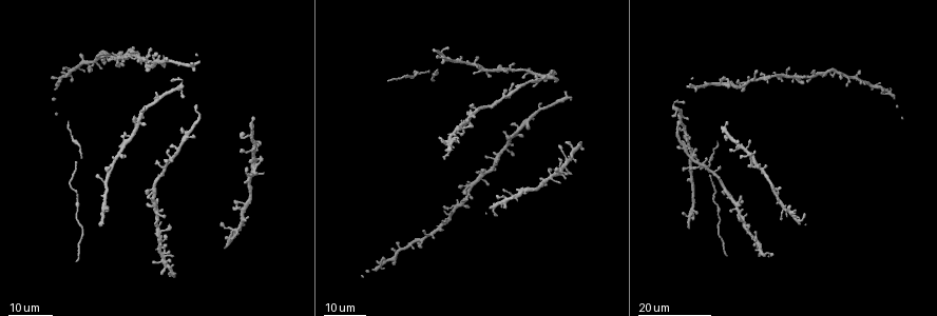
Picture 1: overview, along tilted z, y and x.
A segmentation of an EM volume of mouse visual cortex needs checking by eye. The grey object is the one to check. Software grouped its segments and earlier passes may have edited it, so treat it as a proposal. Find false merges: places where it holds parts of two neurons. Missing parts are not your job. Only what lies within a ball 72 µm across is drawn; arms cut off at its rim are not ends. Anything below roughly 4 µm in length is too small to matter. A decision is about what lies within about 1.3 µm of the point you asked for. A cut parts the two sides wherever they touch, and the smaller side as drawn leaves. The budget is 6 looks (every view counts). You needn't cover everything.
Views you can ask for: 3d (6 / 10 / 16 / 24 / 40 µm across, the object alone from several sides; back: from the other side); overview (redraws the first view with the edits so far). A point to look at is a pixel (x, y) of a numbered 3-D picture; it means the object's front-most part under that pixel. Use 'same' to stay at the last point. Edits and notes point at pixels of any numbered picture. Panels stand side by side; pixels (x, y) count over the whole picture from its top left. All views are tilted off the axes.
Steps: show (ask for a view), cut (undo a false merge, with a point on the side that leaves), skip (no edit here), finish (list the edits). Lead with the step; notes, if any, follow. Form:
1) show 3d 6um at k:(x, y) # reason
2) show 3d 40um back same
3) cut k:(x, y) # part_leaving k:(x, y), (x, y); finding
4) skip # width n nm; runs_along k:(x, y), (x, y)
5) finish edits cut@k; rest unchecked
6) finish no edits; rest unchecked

show 3d 16um at 1:(163, 258) # four or more arms meet

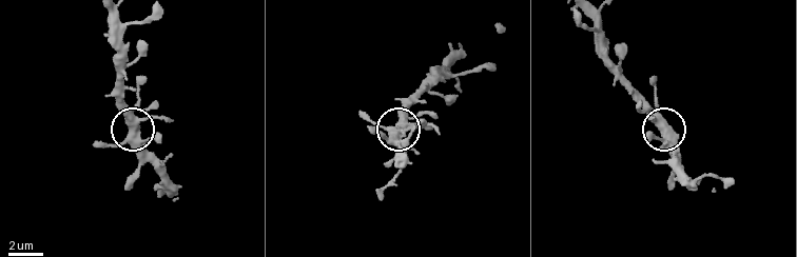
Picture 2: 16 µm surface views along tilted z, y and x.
show 3d 6um at 2:(409, 123) # zoom in

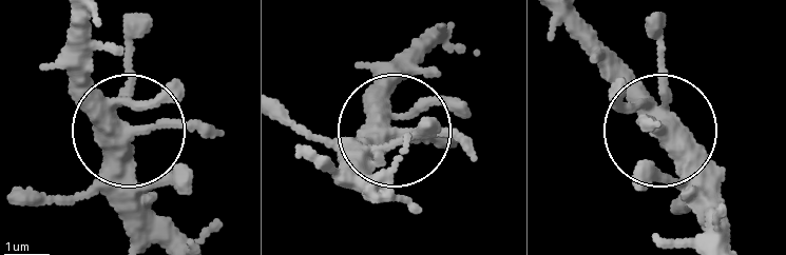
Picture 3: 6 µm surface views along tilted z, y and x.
skip # side_arm 25 um; arms 5; one neuron here

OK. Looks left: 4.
show 3d 16um at 1:(104, 181) # side arm on a straight run

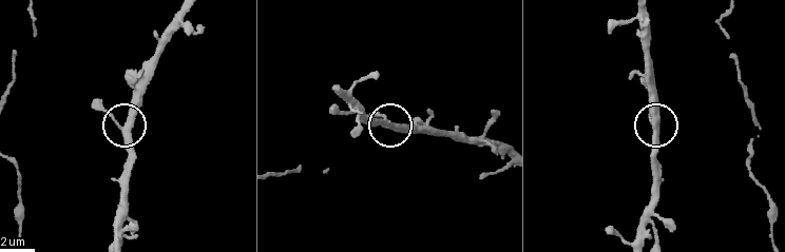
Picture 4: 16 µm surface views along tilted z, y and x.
show 3d 6um at 4:(653, 128) # closer look

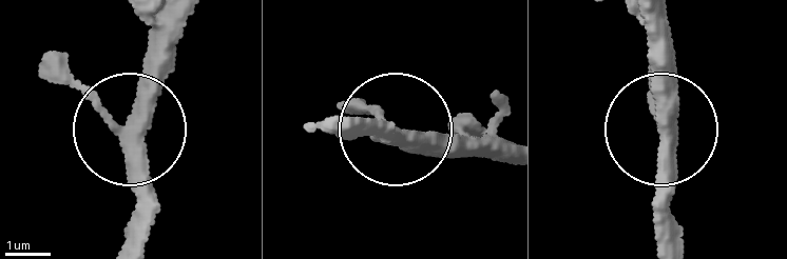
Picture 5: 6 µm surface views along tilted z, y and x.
skip # arms 3; runs_along 5:(654, 22), (669, 117), (661, 241); all the same neuron

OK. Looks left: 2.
show 3d 16um at 1:(710, 179) # narrows sharply

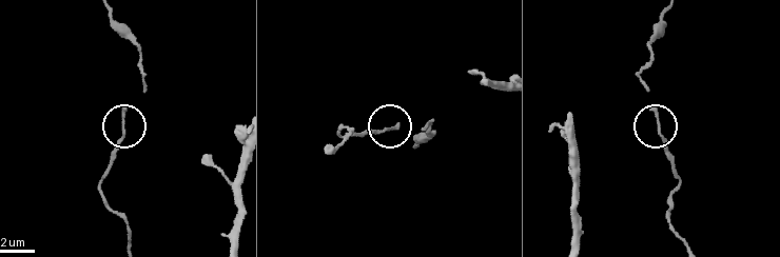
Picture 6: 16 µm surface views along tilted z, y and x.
show 3d 10um at 6:(661, 132) # closer look

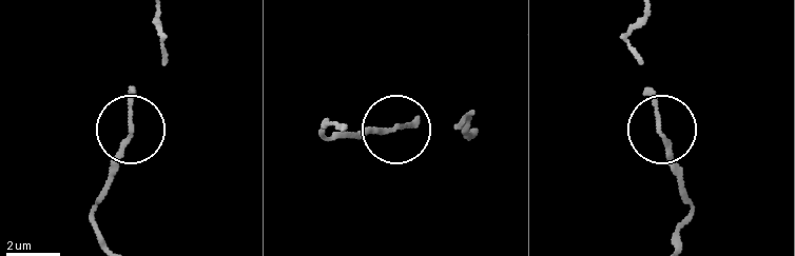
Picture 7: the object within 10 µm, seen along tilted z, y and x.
skip # one neuron here

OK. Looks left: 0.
finish no edits; rest unchecked

